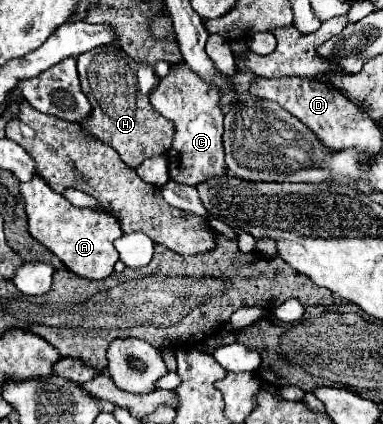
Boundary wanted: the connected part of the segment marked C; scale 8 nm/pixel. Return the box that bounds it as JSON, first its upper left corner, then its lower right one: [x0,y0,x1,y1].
[150,63,226,185]

